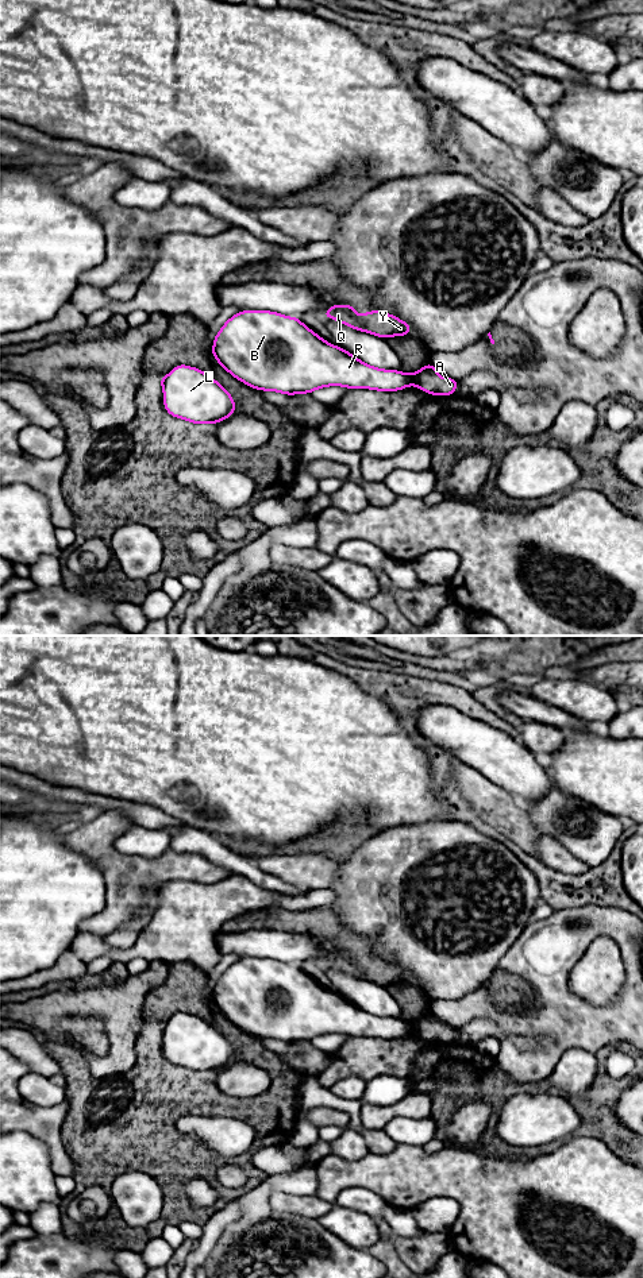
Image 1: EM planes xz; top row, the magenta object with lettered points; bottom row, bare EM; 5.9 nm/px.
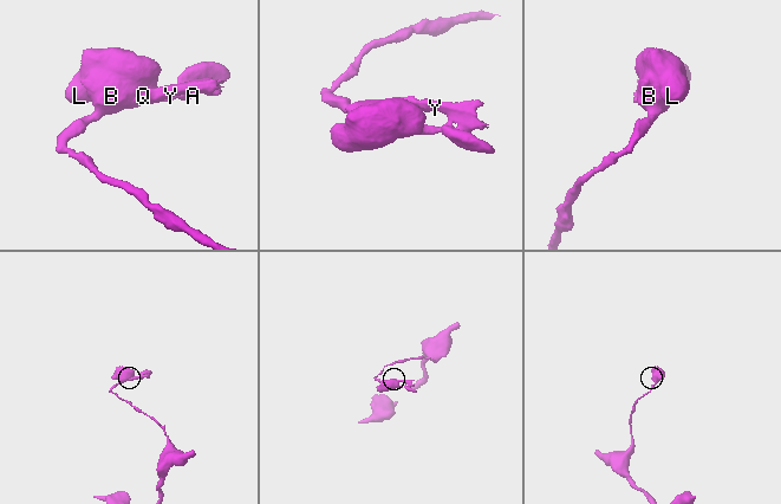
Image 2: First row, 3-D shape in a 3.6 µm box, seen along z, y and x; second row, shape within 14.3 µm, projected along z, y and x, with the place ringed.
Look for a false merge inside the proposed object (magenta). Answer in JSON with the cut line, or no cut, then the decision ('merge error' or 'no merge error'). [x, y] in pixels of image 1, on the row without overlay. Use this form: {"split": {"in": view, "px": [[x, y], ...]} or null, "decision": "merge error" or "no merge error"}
{"split": {"in": "xz", "px": [[411, 1022], [414, 1031]]}, "decision": "merge error"}

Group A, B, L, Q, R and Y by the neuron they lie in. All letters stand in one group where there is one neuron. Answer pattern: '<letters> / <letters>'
A Q Y / B L R

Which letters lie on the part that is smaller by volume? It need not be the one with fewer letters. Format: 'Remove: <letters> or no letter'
Remove: A, Q, Y

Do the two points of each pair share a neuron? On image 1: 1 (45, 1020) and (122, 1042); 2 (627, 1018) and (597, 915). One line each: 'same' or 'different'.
1: same
2: same

